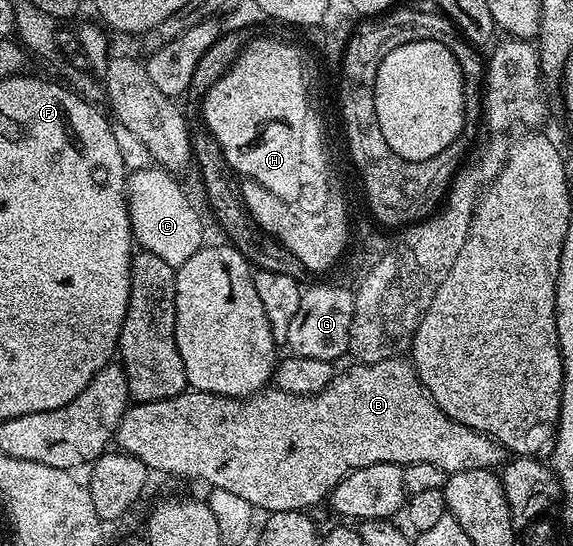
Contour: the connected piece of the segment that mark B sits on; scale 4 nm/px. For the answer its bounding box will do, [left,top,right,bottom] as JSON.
[114,355,506,514]

